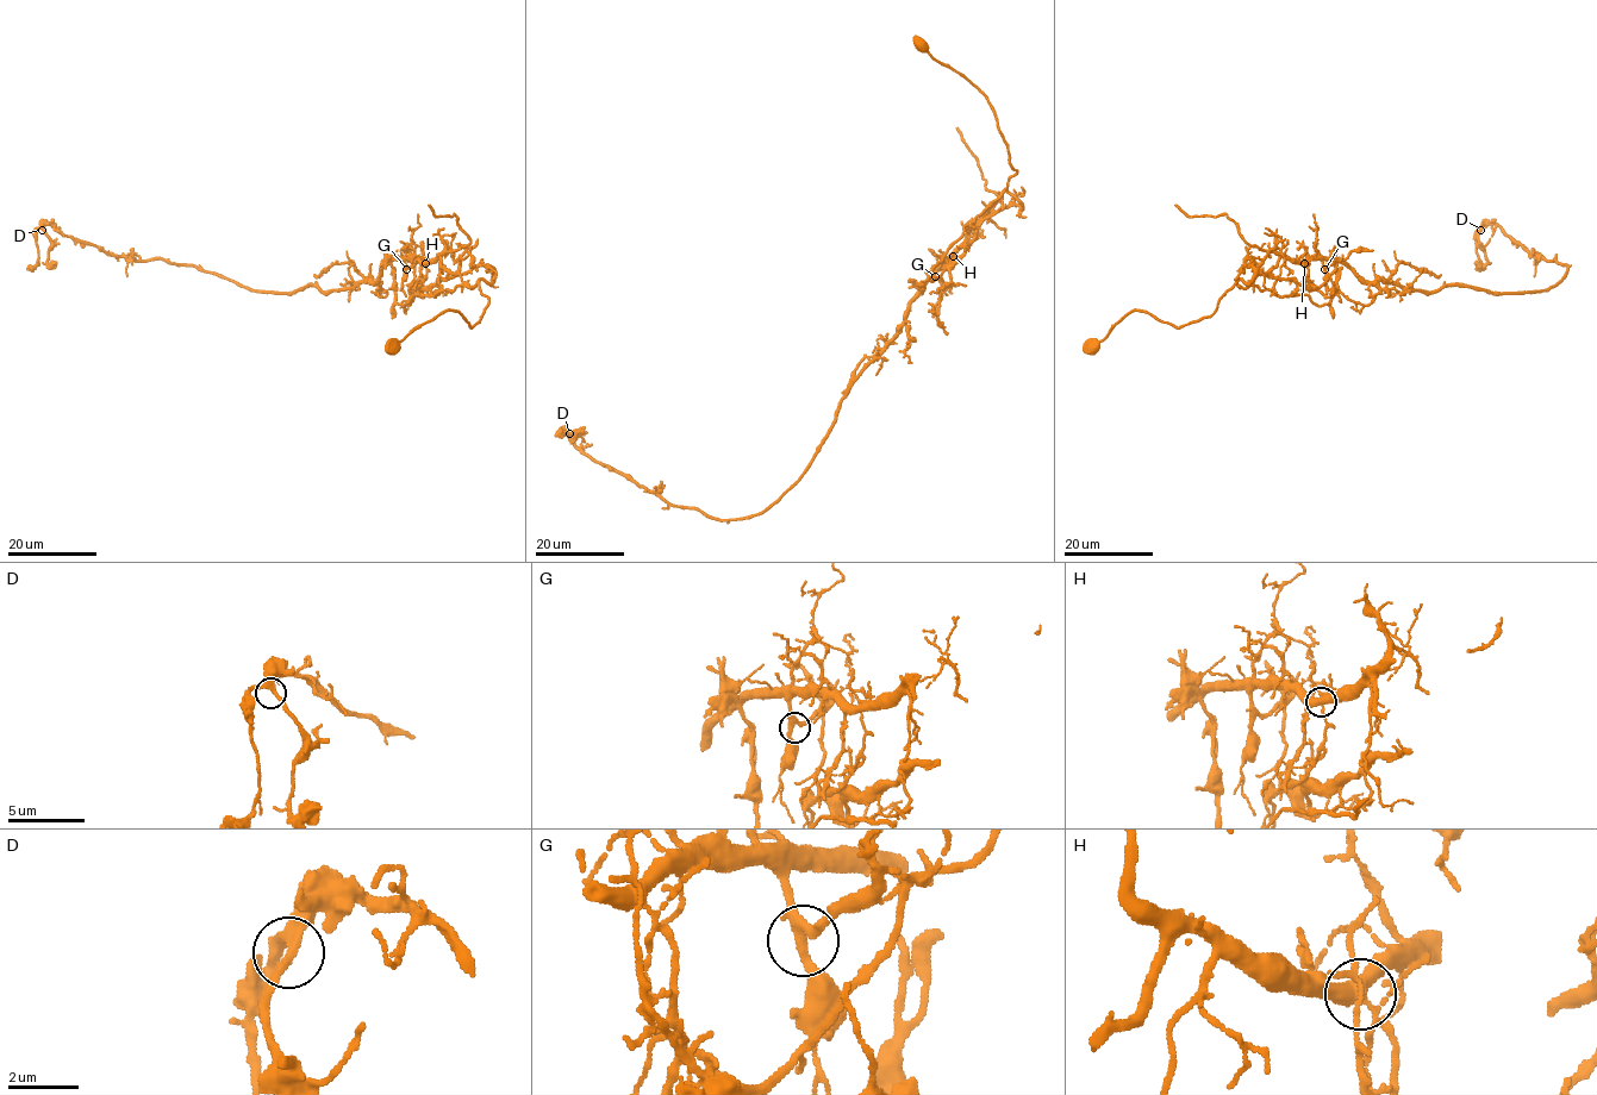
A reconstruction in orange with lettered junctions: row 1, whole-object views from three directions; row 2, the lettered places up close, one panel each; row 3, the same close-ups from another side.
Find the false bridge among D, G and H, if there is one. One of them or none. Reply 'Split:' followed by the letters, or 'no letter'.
Split: H

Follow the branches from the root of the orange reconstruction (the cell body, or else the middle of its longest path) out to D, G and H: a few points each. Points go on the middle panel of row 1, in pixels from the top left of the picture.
D: (919, 43), (986, 98), (1017, 171), (853, 382), (804, 474), (761, 512), (716, 520), (592, 461), (569, 433)
G: (919, 43), (934, 58), (962, 74), (986, 98), (1006, 146), (1009, 163), (1017, 170), (935, 276)
H: (919, 43), (986, 98), (1009, 163), (1017, 170), (969, 229), (954, 257)

